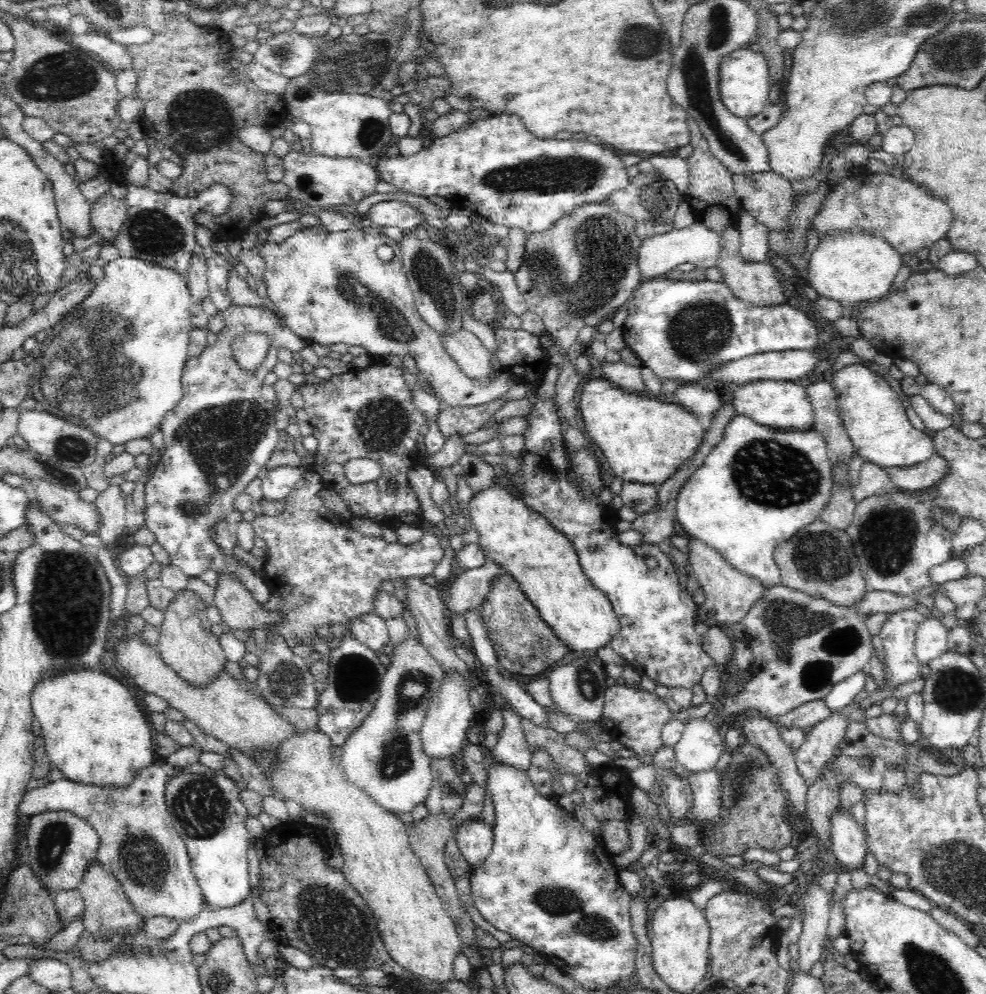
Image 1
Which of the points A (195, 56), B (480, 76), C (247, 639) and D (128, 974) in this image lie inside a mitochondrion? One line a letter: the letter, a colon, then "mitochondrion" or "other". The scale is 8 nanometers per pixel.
A: other
B: other
C: other
D: other

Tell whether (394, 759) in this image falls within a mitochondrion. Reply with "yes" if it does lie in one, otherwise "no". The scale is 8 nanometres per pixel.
yes

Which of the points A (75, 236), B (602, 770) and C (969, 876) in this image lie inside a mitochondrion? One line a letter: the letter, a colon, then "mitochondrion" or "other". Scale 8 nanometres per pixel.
A: other
B: other
C: mitochondrion

